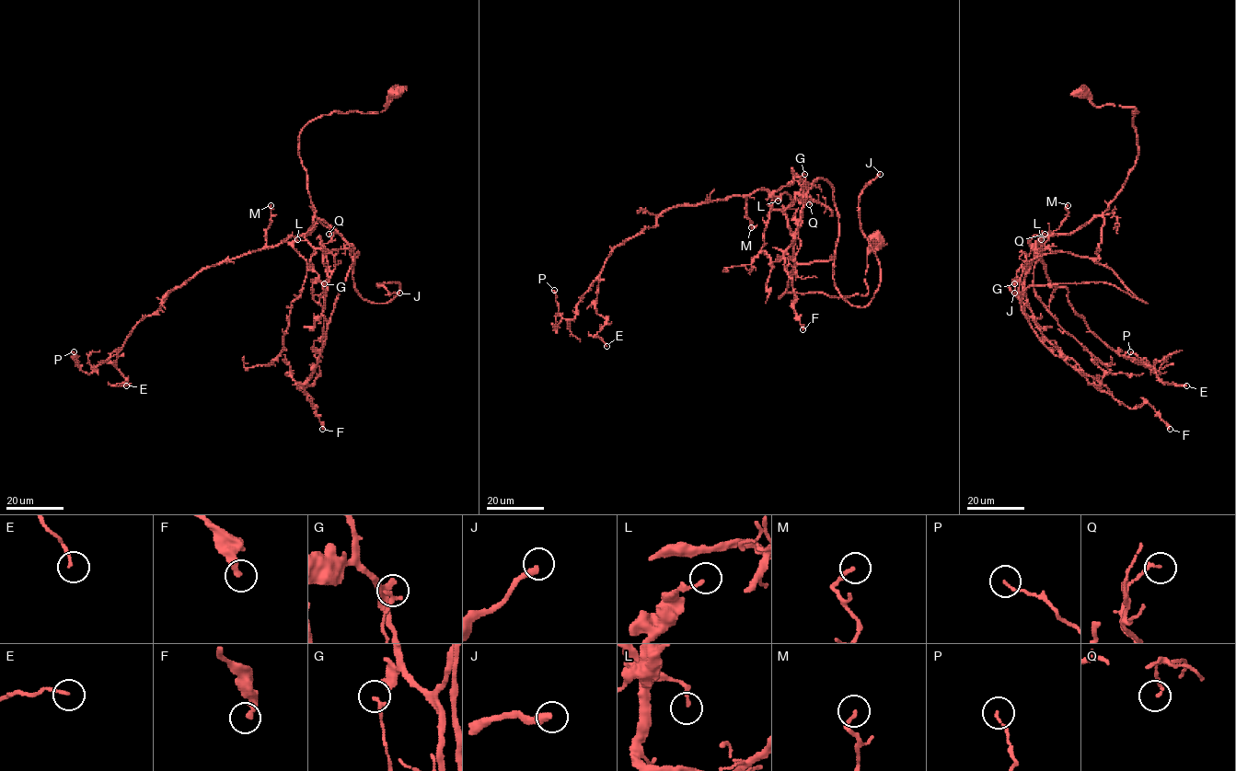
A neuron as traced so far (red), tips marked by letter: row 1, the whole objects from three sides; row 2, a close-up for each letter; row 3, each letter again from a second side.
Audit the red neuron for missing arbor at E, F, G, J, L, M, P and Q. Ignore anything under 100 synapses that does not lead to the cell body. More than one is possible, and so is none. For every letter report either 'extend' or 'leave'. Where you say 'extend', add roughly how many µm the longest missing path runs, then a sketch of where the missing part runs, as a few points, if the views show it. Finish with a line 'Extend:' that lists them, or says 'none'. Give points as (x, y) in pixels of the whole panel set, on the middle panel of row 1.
E: leave
F: leave
G: leave
J: extend | 70 µm | (880, 174), (899, 170), (914, 183), (936, 237), (935, 265), (939, 271), (943, 270)
L: leave
M: leave
P: leave
Q: leave
Extend: J

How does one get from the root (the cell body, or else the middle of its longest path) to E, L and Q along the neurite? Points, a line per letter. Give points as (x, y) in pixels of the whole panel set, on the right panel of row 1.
E: (1083, 91), (1093, 105), (1137, 110), (1135, 166), (1102, 214), (1030, 244), (1092, 332), (1186, 385)
L: (1083, 91), (1093, 105), (1137, 110), (1138, 155), (1108, 208), (1051, 235), (1021, 282), (1016, 273), (1041, 239)
Q: (1083, 91), (1093, 105), (1137, 110), (1138, 155), (1102, 214), (1070, 233), (1051, 235), (1041, 248), (1045, 234)

